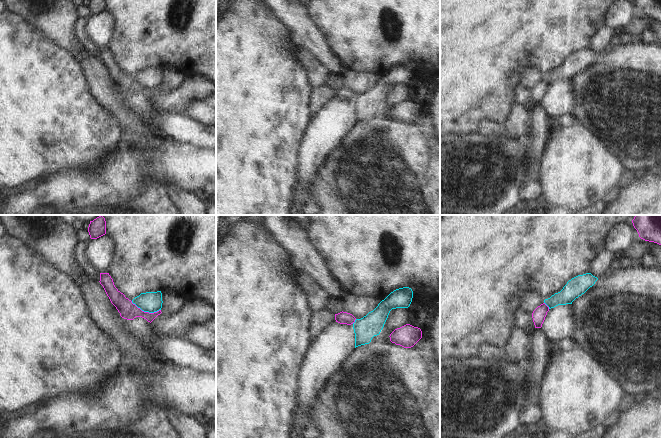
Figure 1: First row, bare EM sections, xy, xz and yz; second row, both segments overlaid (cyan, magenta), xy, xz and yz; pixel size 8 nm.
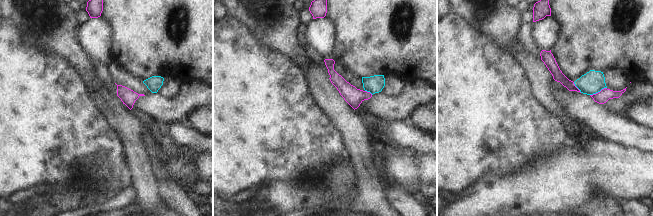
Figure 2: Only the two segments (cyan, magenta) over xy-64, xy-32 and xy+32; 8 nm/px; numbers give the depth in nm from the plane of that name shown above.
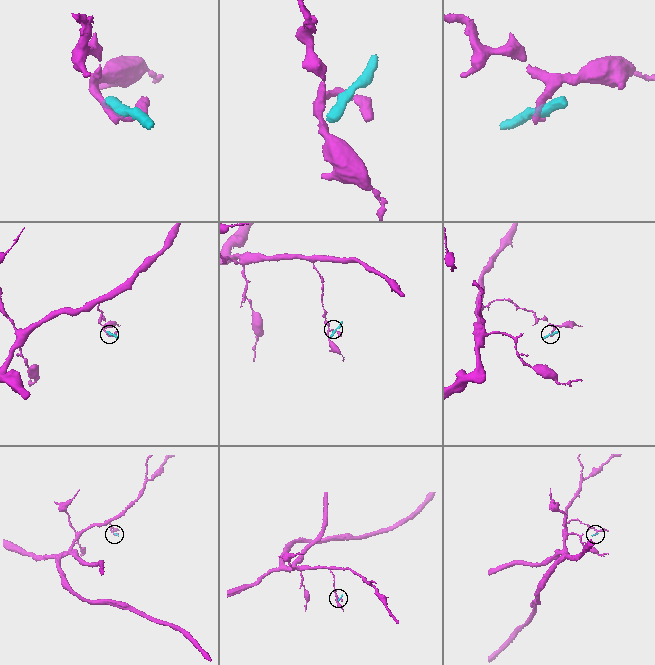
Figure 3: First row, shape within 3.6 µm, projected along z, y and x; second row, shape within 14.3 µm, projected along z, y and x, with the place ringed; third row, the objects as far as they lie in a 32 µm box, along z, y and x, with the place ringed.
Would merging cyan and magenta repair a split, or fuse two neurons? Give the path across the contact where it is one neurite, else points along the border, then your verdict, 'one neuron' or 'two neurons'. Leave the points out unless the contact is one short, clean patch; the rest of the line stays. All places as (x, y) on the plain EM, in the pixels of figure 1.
along xy (131, 77), (144, 87), (156, 88), (160, 86) | two neurons

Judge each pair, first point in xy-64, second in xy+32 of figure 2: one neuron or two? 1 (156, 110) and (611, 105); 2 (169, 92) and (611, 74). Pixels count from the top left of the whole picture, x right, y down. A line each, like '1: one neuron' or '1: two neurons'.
1: one neuron
2: one neuron

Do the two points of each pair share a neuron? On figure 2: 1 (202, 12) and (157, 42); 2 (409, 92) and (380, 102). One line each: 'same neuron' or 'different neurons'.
1: same neuron
2: same neuron

